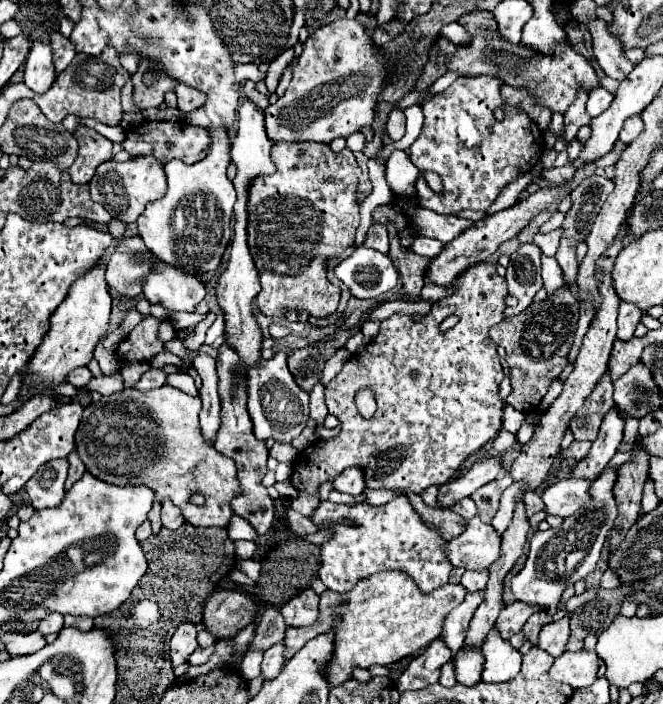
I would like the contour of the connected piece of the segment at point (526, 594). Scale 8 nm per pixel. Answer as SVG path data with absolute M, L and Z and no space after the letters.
M616 467L604 469L600 477L590 485L592 501L582 505L578 513L566 517L562 527L548 529L548 531L536 531L532 535L524 569L512 579L512 593L516 595L518 601L524 601L528 605L554 607L560 601L568 585L574 585L578 579L586 577L588 573L596 569L602 545L618 515L614 495L612 495L616 477L618 477Z

